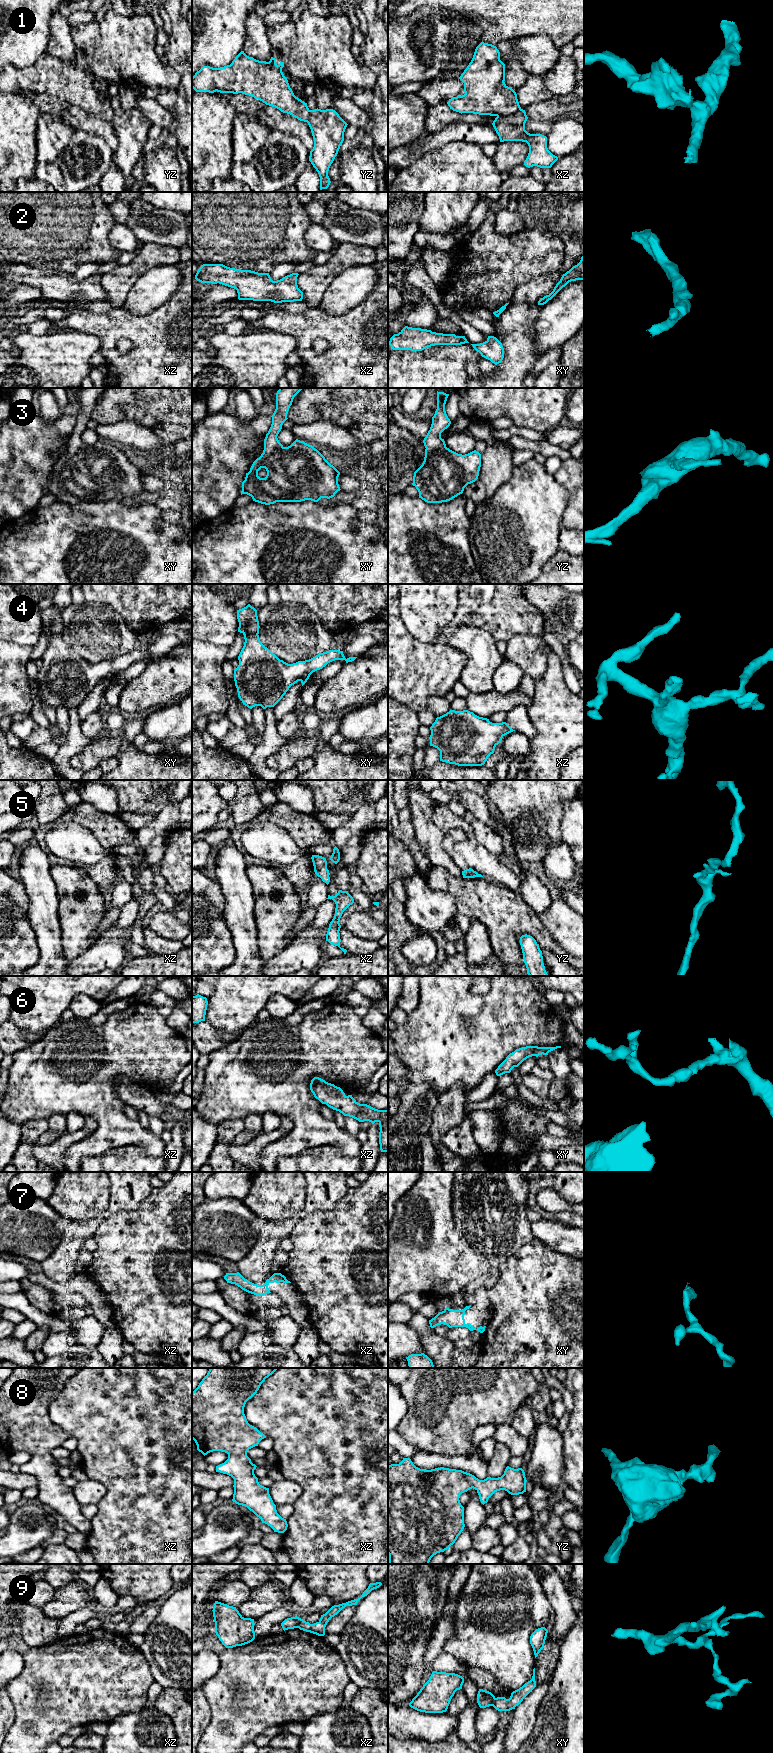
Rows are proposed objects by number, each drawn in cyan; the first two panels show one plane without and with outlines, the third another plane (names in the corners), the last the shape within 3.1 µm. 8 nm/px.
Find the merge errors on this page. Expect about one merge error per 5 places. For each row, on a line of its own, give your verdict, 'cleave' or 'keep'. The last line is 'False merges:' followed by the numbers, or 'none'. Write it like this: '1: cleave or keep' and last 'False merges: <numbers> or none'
1: cleave
2: keep
3: keep
4: keep
5: keep
6: keep
7: keep
8: keep
9: cleave
False merges: 1, 9

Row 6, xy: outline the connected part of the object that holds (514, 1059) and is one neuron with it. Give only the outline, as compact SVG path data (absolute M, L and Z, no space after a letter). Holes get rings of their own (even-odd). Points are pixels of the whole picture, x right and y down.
M526 1046L516 1049L514 1052L510 1053L506 1059L498 1066L495 1070L497 1076L501 1076L505 1073L510 1073L514 1067L518 1067L524 1060L529 1057L539 1055L548 1055L549 1052L561 1048L561 1046L556 1047L538 1047L538 1046Z

